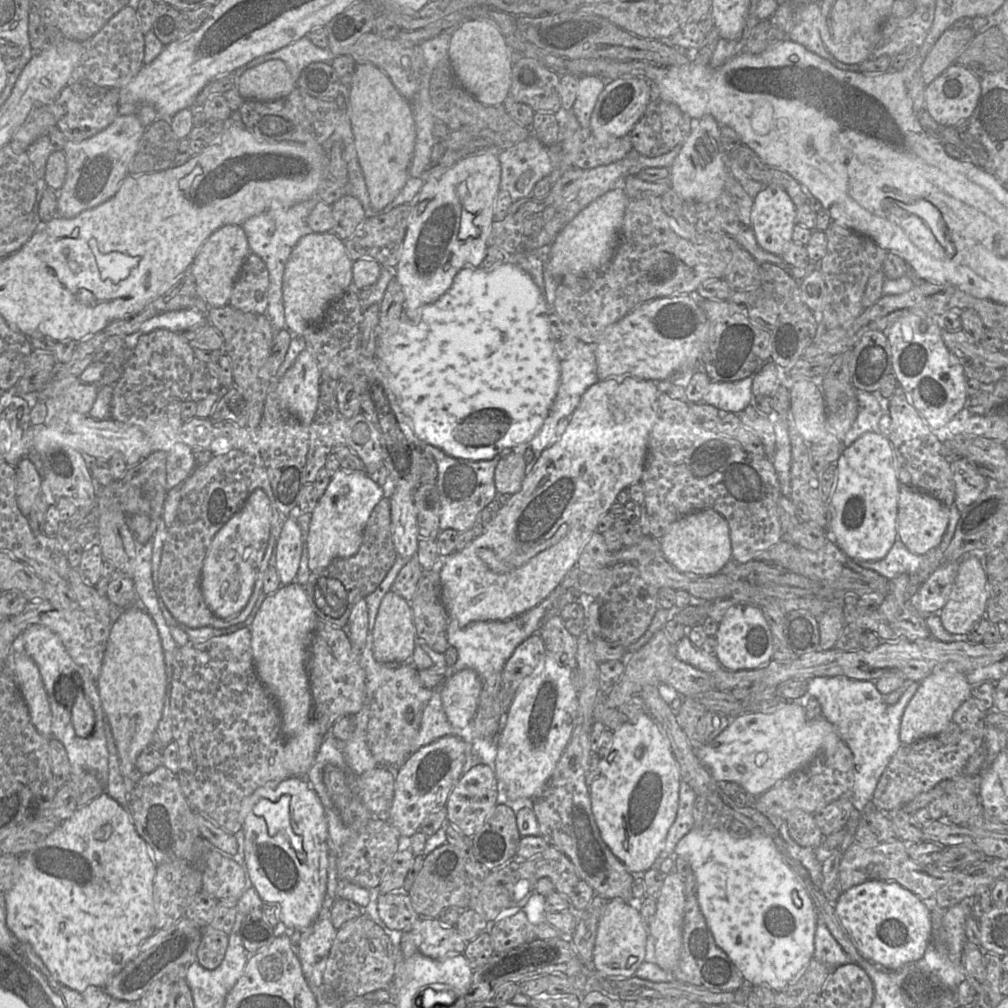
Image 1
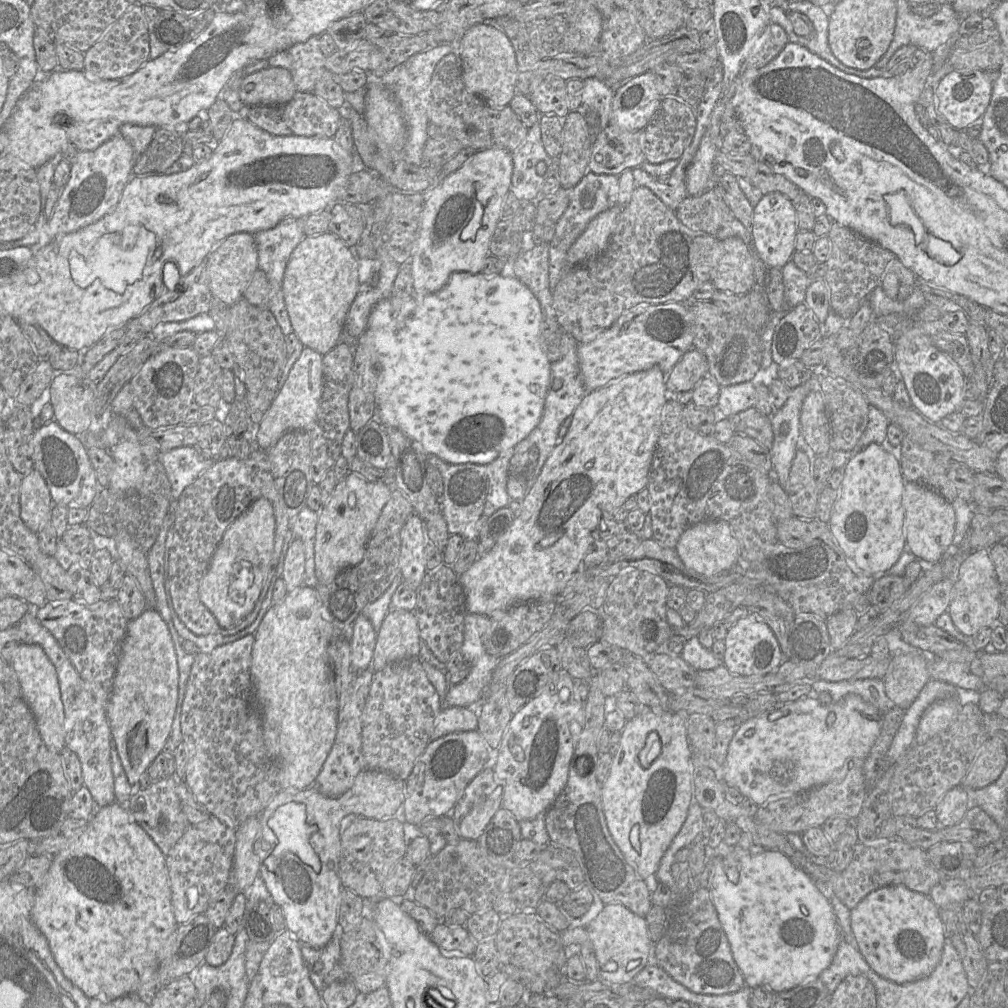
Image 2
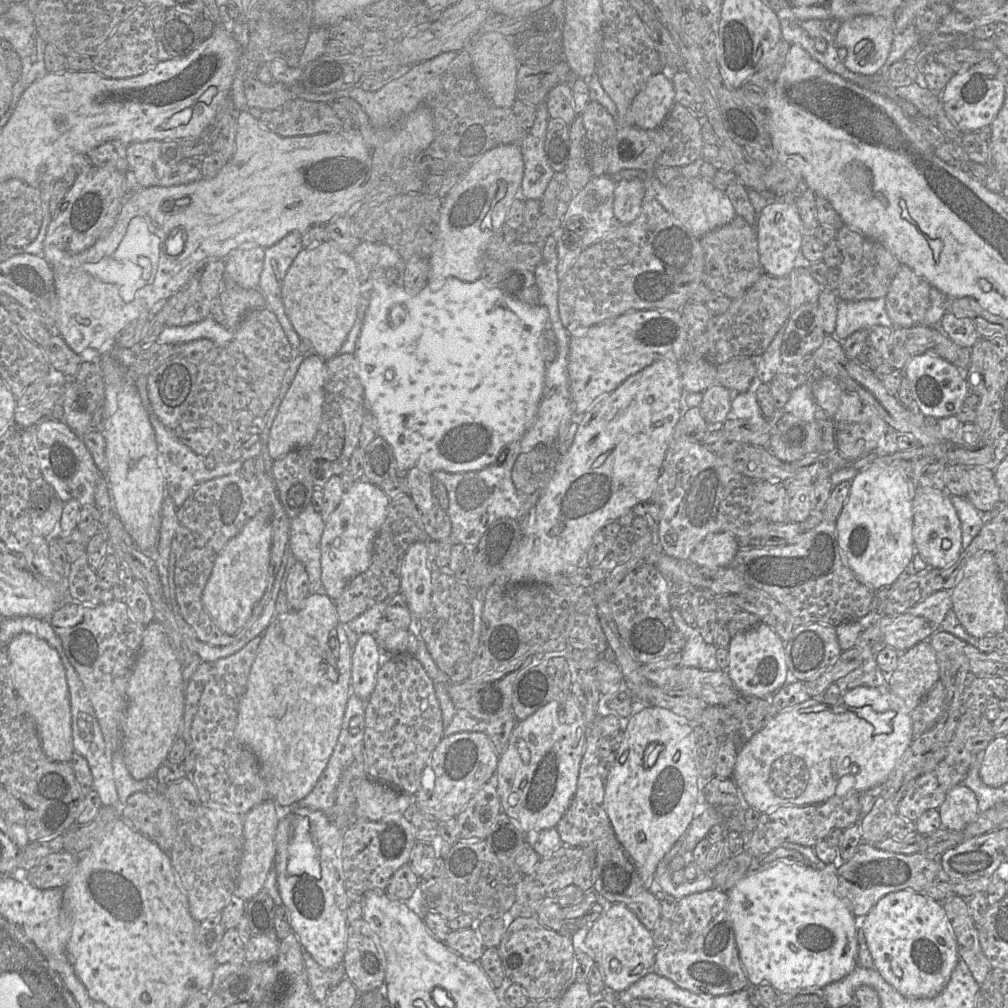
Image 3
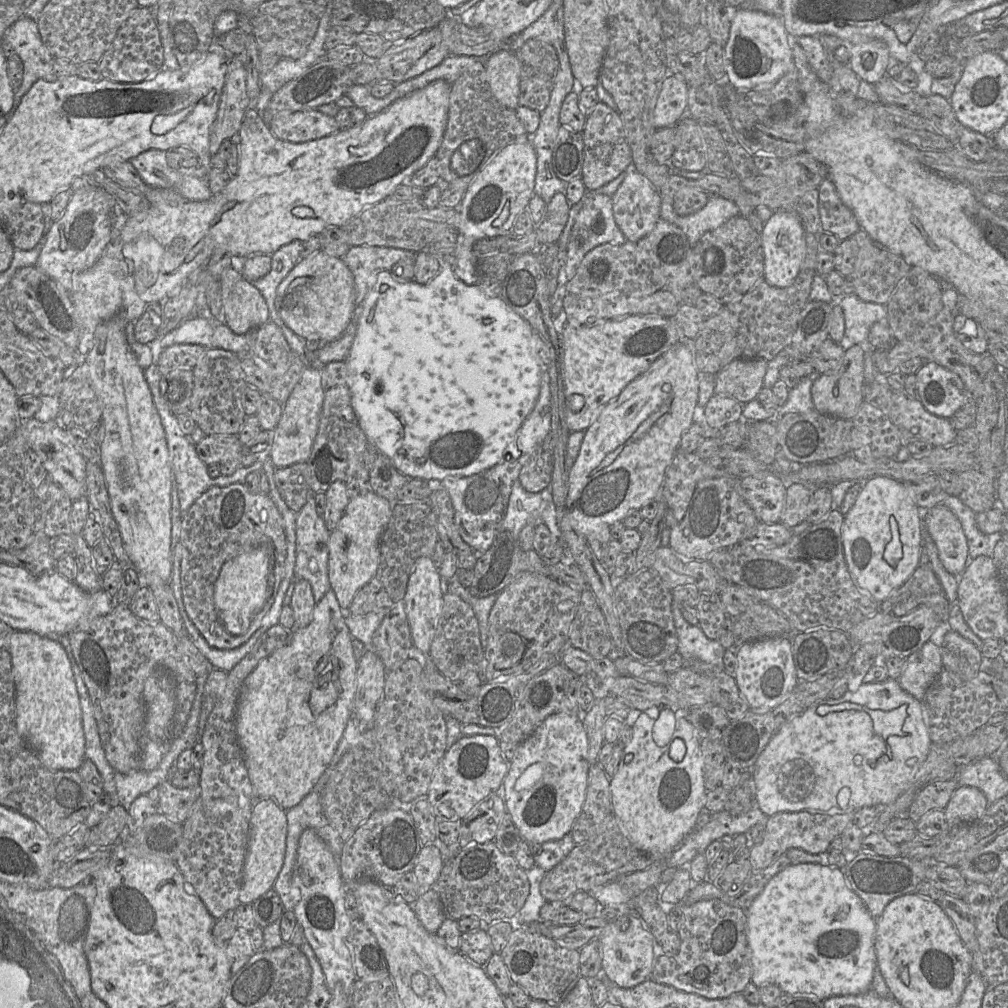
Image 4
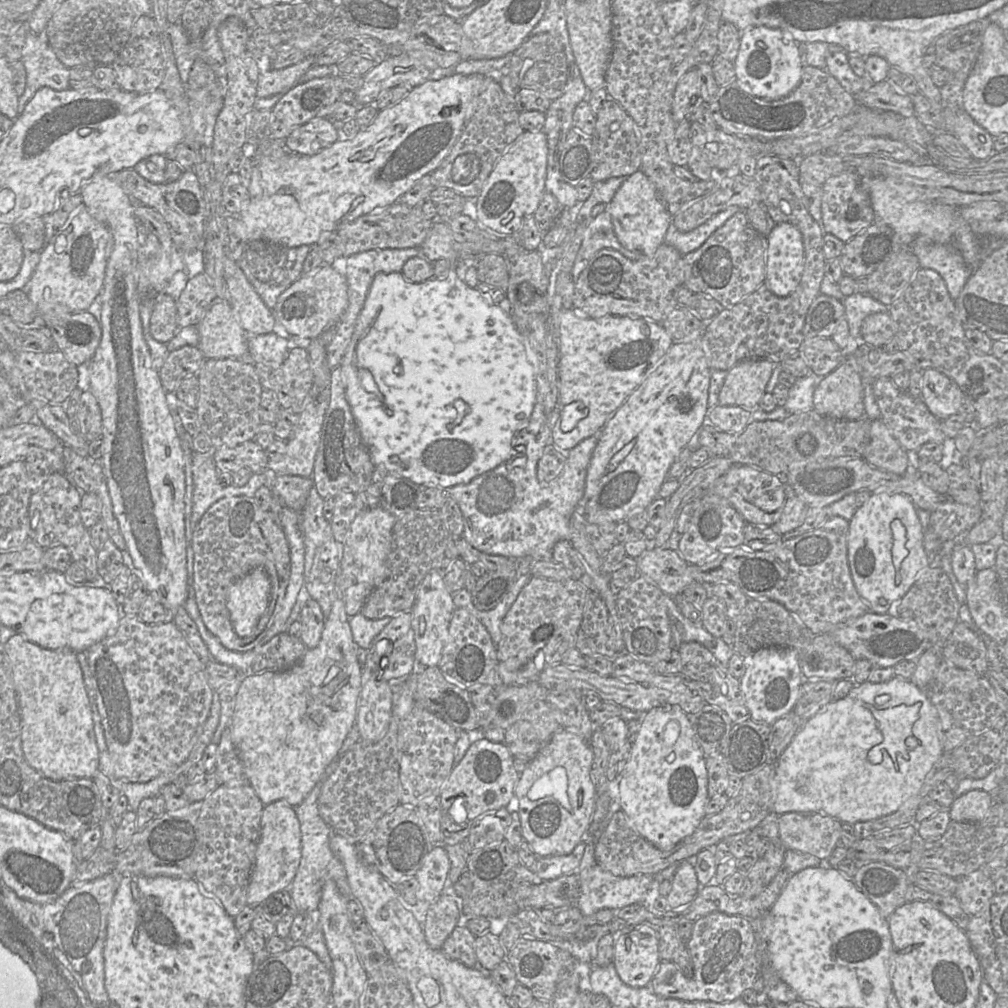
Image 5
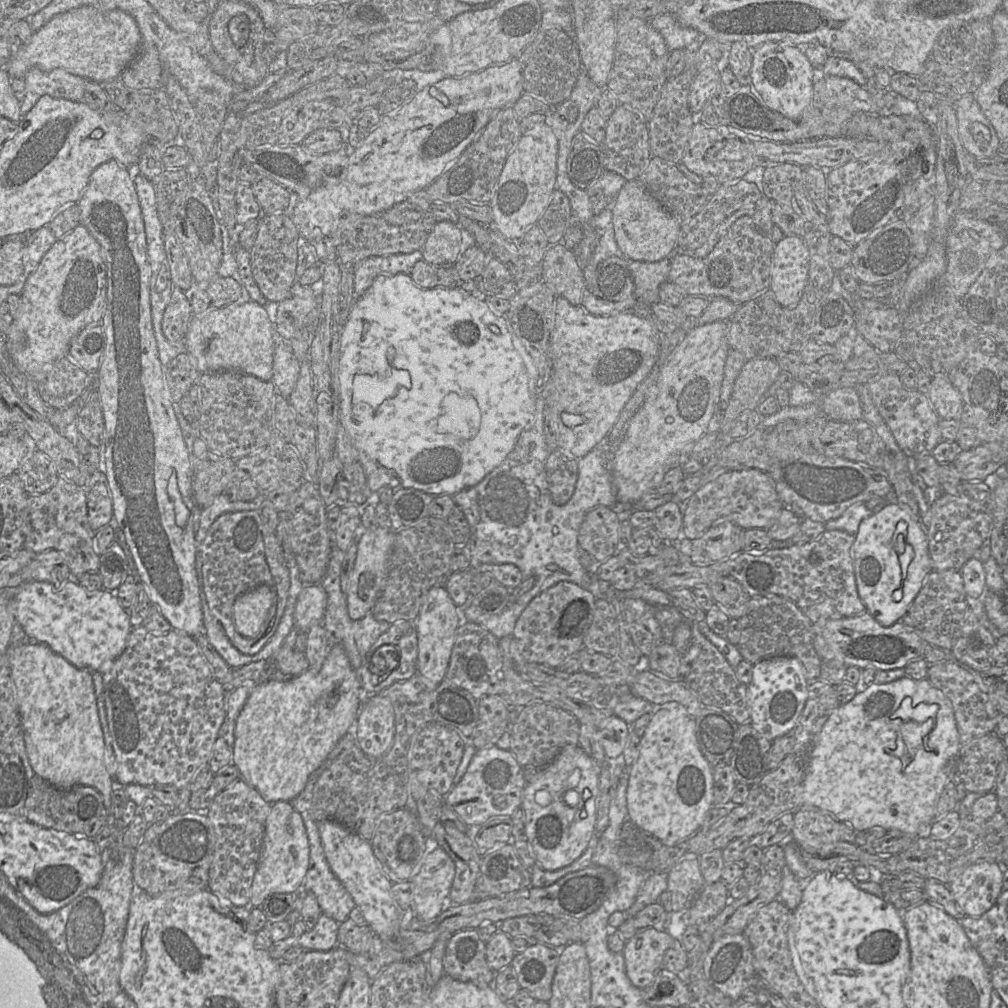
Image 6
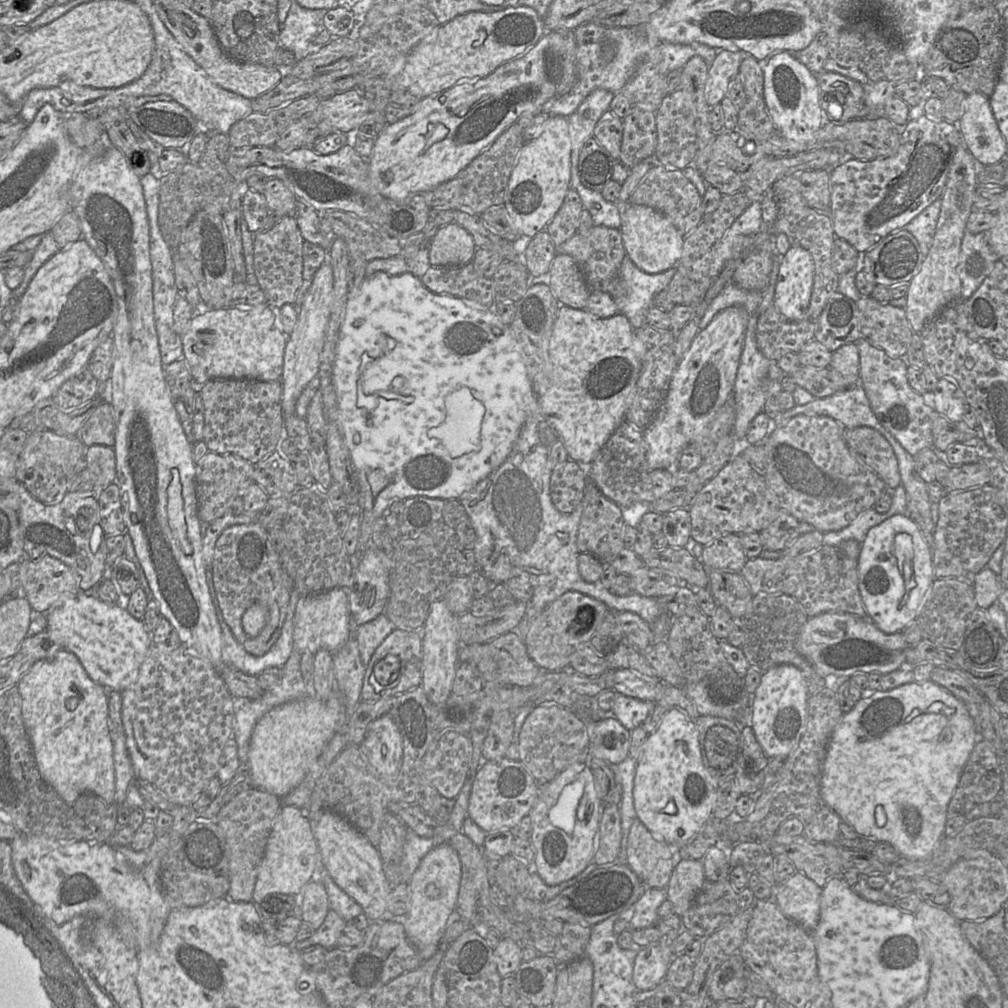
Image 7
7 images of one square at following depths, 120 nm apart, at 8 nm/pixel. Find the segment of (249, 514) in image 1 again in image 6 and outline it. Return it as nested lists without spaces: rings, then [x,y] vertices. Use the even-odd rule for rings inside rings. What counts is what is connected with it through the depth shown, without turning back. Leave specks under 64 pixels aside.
[[[266,585],[258,586],[239,596],[233,607],[237,632],[242,637],[258,638],[266,627],[272,603],[273,593]]]

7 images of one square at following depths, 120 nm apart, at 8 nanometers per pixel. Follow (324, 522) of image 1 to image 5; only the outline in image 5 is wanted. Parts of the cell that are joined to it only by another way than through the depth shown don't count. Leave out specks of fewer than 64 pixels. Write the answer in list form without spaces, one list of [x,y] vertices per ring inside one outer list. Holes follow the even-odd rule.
[[[380,507],[359,511],[351,524],[345,542],[337,576],[345,612],[349,617],[360,613],[369,594],[383,581],[391,549],[392,530],[396,518]]]

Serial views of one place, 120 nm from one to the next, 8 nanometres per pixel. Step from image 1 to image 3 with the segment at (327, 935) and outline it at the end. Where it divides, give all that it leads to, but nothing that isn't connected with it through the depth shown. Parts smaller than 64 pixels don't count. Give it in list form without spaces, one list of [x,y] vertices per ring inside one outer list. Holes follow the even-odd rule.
[[[303,951],[303,961],[311,994],[314,999],[323,1003],[330,991],[346,978],[343,963],[327,969],[320,966],[307,951]]]

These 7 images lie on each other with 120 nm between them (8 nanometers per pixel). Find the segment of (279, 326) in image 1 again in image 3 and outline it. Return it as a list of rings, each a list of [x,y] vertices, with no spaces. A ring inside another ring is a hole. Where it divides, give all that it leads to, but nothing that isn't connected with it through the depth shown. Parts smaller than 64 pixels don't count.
[[[291,232],[276,244],[264,248],[264,263],[258,284],[266,306],[275,314],[293,350],[297,350],[301,338],[285,312],[282,285],[292,262],[303,249],[301,239],[302,234]]]

